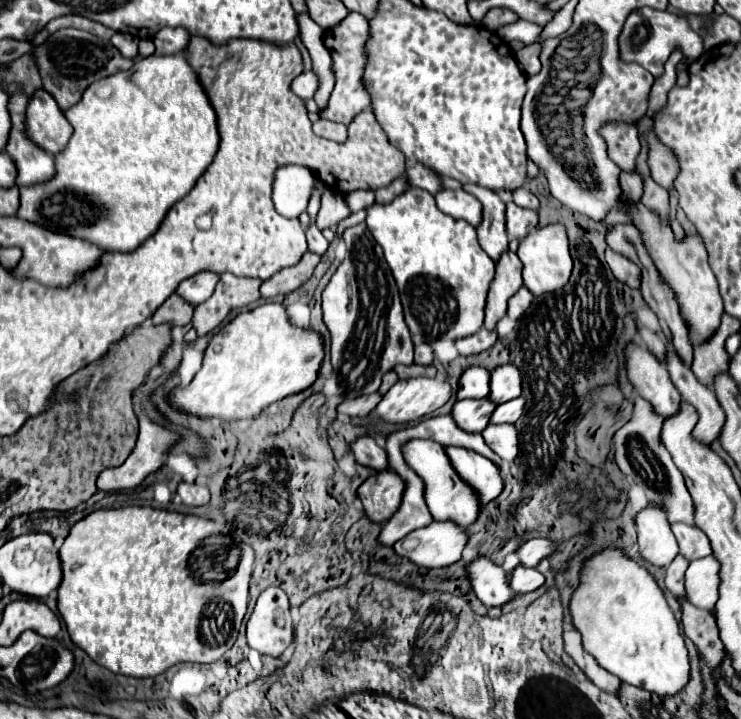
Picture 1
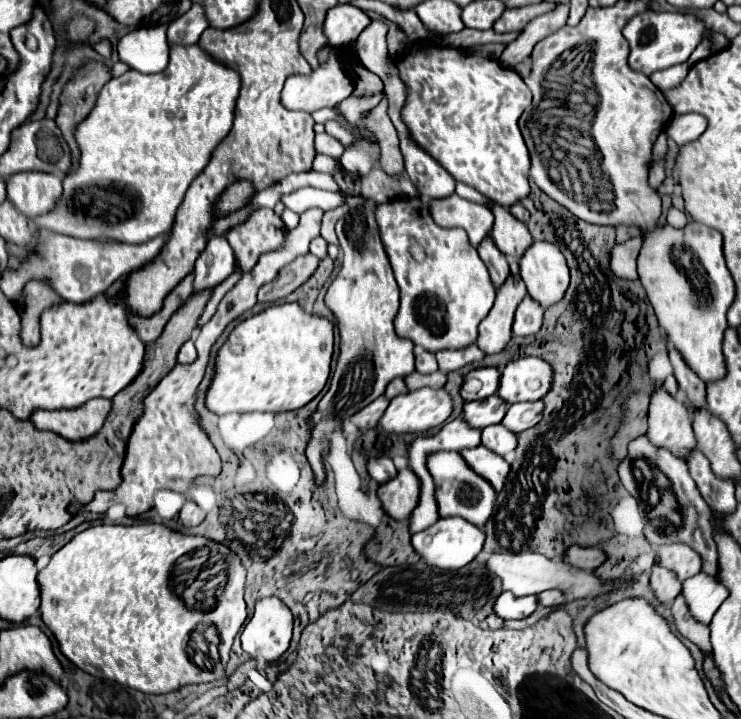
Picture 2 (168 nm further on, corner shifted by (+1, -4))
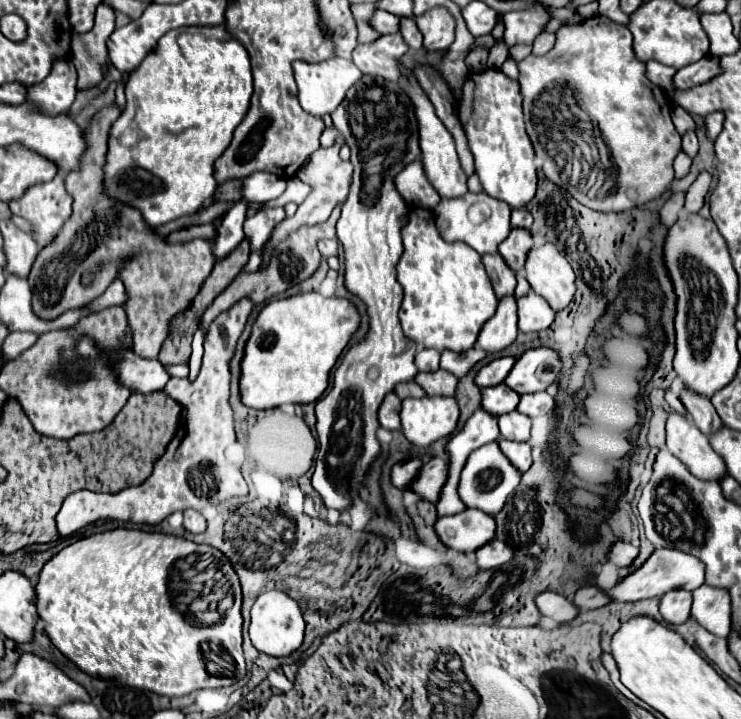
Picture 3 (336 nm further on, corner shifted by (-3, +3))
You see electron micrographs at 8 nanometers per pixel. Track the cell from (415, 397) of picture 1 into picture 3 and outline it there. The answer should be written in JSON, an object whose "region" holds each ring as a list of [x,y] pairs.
{"region":[[[423,397],[423,399],[405,399],[401,409],[403,435],[417,447],[429,447],[445,435],[451,435],[459,421],[459,407],[453,397]]]}

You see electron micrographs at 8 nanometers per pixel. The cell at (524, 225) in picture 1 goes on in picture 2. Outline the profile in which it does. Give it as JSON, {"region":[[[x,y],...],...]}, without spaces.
{"region":[[[499,204],[493,206],[493,216],[495,216],[495,224],[493,224],[491,234],[497,248],[505,256],[513,256],[519,260],[533,242],[527,224],[519,222],[515,216],[511,216],[509,208],[499,206]]]}

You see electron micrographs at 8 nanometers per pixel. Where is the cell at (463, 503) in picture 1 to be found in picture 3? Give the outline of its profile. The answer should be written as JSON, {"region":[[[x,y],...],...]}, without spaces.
{"region":[[[491,441],[469,455],[469,459],[461,471],[459,495],[467,507],[475,507],[485,513],[497,515],[503,509],[503,505],[507,503],[507,499],[511,497],[511,493],[515,493],[515,489],[519,487],[519,481],[521,481],[521,471],[515,469],[511,465],[511,461],[507,461],[503,451],[499,449],[499,443]]]}

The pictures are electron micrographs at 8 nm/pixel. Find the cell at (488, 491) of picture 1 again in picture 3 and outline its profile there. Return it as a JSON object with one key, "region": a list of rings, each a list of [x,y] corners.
{"region":[[[499,439],[501,451],[509,457],[509,461],[519,469],[519,471],[527,471],[531,467],[531,445],[529,443],[517,443],[517,441],[507,441],[507,439]]]}

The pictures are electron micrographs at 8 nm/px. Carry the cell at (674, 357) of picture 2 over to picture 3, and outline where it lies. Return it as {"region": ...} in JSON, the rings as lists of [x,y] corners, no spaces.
{"region":[[[683,389],[681,403],[685,405],[687,413],[691,415],[693,423],[701,429],[701,433],[711,435],[711,433],[715,433],[715,431],[719,431],[723,427],[723,421],[719,419],[715,407],[711,405],[711,399],[699,397],[697,393],[693,393],[689,389]]]}

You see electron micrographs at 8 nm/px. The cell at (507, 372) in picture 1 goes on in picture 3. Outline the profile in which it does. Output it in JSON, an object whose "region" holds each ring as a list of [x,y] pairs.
{"region":[[[537,347],[525,351],[517,359],[505,383],[519,395],[545,391],[549,385],[557,383],[559,371],[561,371],[559,353],[549,347]]]}

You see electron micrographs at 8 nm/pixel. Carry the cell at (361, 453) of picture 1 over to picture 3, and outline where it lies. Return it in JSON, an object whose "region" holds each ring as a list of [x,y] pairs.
{"region":[[[409,459],[409,461],[401,461],[401,463],[393,465],[393,469],[391,469],[391,481],[393,481],[393,485],[399,487],[399,489],[403,489],[403,491],[411,491],[411,483],[419,475],[421,465],[423,463],[419,459]]]}

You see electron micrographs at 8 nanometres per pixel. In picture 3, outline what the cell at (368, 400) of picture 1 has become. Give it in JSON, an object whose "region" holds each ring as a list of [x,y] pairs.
{"region":[[[389,393],[385,397],[381,409],[379,409],[379,423],[381,423],[381,427],[385,427],[389,431],[401,429],[399,411],[401,411],[401,399],[395,393]]]}

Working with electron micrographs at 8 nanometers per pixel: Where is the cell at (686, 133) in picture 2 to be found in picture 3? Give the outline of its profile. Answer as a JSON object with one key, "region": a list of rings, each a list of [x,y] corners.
{"region":[[[713,111],[705,117],[705,125],[707,125],[707,137],[715,139],[721,129],[723,129],[723,121],[725,121],[725,113],[723,111]]]}

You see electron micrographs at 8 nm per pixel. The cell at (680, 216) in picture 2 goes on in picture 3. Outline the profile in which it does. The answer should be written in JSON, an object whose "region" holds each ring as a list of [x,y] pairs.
{"region":[[[701,171],[697,181],[687,191],[687,199],[685,199],[685,211],[687,213],[699,213],[701,211],[701,207],[707,201],[709,185],[711,185],[711,175],[707,171]]]}

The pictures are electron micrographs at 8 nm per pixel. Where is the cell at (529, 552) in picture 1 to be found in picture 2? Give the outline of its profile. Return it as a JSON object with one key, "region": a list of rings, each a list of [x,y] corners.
{"region":[[[569,546],[569,548],[563,552],[563,560],[567,560],[567,564],[575,564],[575,568],[595,570],[595,568],[605,560],[605,554],[603,554],[599,548]]]}

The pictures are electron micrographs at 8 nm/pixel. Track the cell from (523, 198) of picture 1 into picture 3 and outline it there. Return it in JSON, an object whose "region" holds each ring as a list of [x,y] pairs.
{"region":[[[513,209],[511,211],[511,227],[523,227],[523,229],[529,229],[533,223],[533,217],[527,209]]]}

